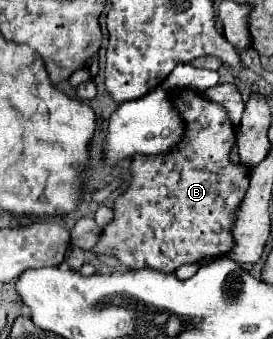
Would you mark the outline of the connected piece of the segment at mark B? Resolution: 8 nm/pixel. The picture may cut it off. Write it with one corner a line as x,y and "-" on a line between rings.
174,90
172,100
186,122
184,140
164,156
134,156
132,184
114,202
114,220
102,230
92,254
116,256
126,268
158,268
174,272
182,264
198,264
210,258
222,258
234,248
232,224
248,190
248,168
230,162
230,150
236,142
234,126
218,104
202,98
194,90

